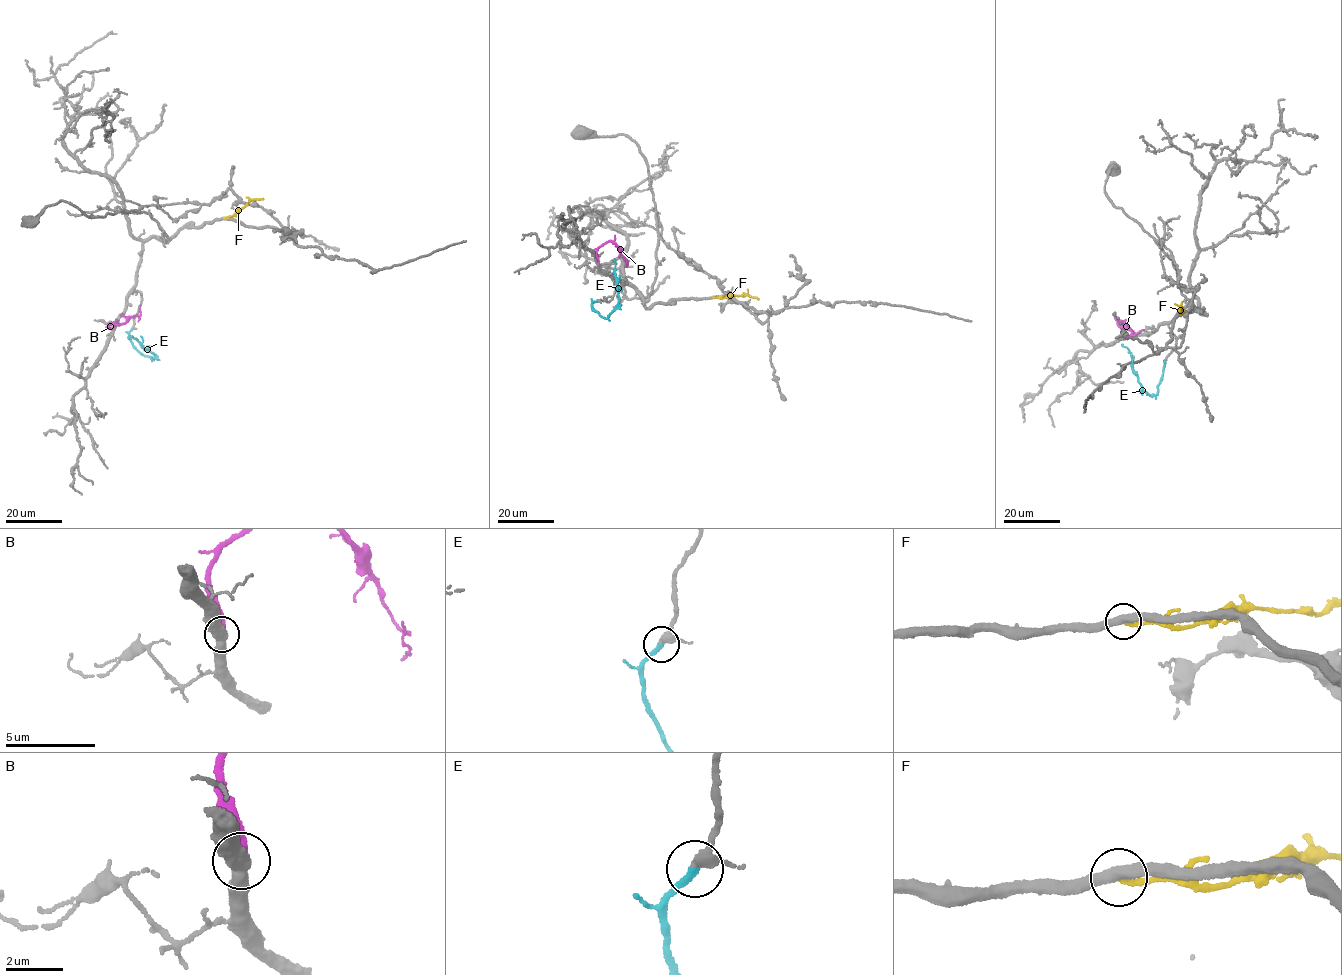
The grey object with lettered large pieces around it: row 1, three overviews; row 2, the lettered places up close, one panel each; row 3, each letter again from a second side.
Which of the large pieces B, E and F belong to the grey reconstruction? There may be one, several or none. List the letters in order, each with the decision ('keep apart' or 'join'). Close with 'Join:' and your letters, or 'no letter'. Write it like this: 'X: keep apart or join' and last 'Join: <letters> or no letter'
B: keep apart
E: join
F: keep apart
Join: E

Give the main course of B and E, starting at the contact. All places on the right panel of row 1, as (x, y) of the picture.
B: (1136, 334), (1127, 324), (1120, 321), (1117, 323), (1130, 330), (1131, 335), (1142, 329)
E: (1165, 362), (1156, 396), (1152, 395), (1143, 391), (1133, 371), (1129, 350), (1121, 344)

